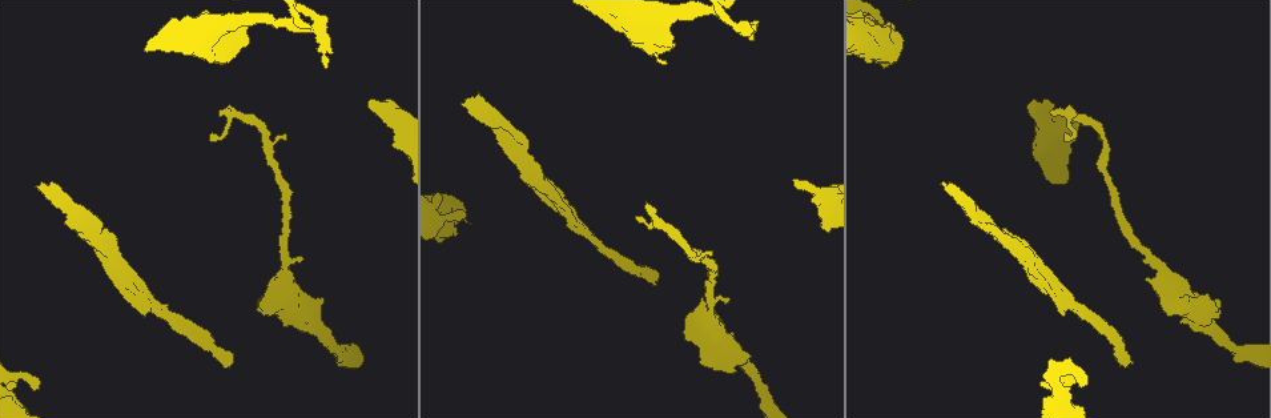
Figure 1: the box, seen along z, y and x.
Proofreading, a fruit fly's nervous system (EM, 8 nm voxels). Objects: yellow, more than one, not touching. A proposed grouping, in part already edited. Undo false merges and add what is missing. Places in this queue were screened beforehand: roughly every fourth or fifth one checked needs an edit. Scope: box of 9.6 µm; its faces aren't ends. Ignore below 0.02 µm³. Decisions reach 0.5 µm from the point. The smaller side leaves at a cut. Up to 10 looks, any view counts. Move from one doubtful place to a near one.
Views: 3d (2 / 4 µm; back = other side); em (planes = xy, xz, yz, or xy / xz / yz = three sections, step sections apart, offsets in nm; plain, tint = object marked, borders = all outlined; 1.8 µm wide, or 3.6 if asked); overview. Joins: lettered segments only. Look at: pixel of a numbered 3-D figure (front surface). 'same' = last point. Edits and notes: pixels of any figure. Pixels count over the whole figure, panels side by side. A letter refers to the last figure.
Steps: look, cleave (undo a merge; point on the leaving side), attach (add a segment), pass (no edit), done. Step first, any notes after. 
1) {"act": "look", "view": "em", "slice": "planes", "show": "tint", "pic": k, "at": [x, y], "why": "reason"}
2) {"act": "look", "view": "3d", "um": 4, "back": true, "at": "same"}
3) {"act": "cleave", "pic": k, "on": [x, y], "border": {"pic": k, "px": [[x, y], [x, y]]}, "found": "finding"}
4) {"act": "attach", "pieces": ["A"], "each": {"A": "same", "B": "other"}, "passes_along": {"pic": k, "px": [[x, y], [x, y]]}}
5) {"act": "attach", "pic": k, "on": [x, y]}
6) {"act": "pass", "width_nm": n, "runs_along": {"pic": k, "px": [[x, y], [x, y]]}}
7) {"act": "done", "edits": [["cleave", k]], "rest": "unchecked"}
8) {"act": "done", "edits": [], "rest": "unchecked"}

{"act": "look", "view": "3d", "um": 2, "pic": 1, "at": [747, 27], "why": "abrupt turn"}

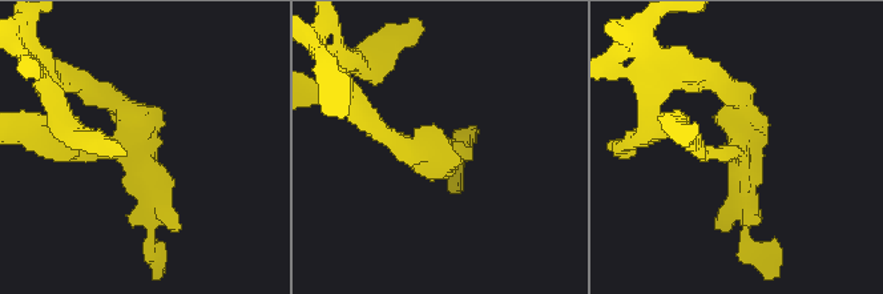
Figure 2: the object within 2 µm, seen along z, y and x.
{"act": "look", "view": "em", "slice": "planes", "show": "borders", "pic": 2, "at": [740, 152]}

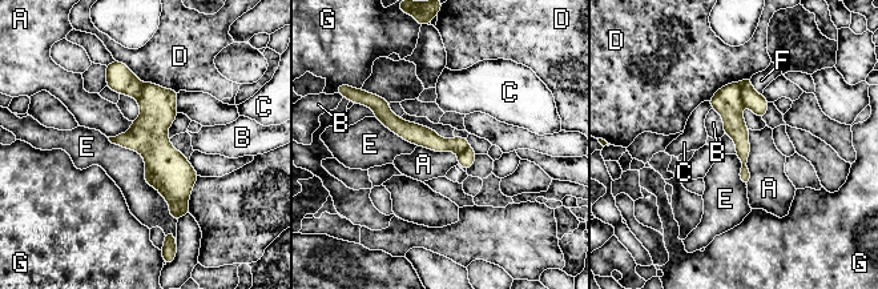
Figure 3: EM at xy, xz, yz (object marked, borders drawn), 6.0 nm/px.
{"act": "cleave", "pic": 3, "on": [174, 208], "each": {"A": "other", "B": "other", "C": "other", "D": "other", "E": "other", "F": "other", "G": "other"}, "part_leaving": {"pic": 3, "px": [[146, 173], [178, 212]]}, "found": "two neurons meet here"}

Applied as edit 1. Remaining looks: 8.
{"act": "look", "view": "overview", "why": "redraw"}

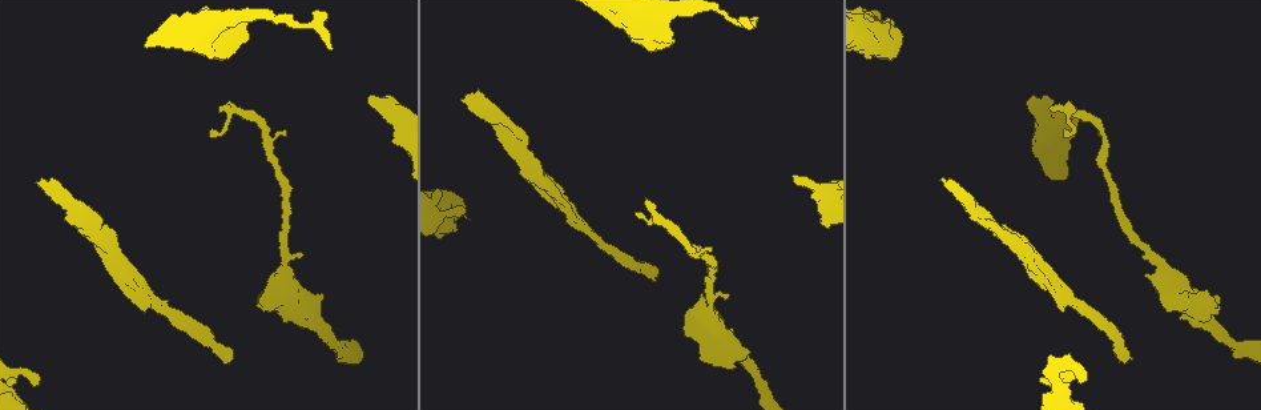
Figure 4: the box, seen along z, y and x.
{"act": "look", "view": "em", "slice": "planes", "show": "tint", "pic": 4, "at": [1040, 113], "why": "sharp bend"}

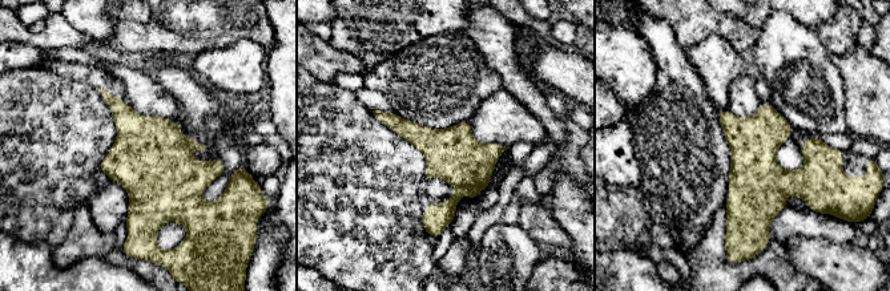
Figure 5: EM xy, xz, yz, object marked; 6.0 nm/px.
{"act": "look", "view": "em", "slice": "planes", "show": "borders", "at": "same"}

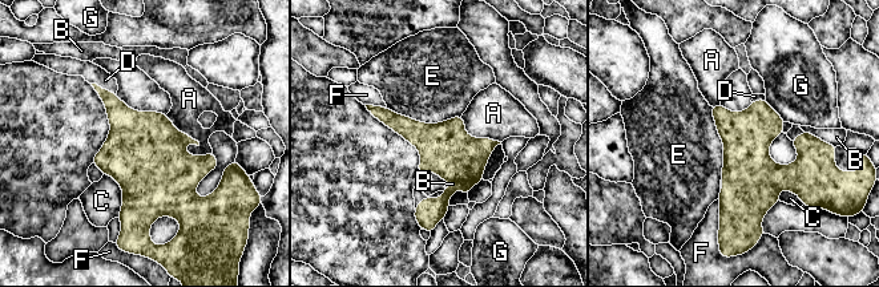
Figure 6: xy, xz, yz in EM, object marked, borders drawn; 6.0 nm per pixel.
{"act": "attach", "pieces": ["D"], "width_nm": 300, "each": {"A": "other", "B": "other", "C": "other", "D": "same", "E": "other", "F": "other", "G": "other"}, "found": "the neuron continues"}

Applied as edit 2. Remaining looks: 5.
{"act": "look", "view": "overview", "why": "see it whole again"}

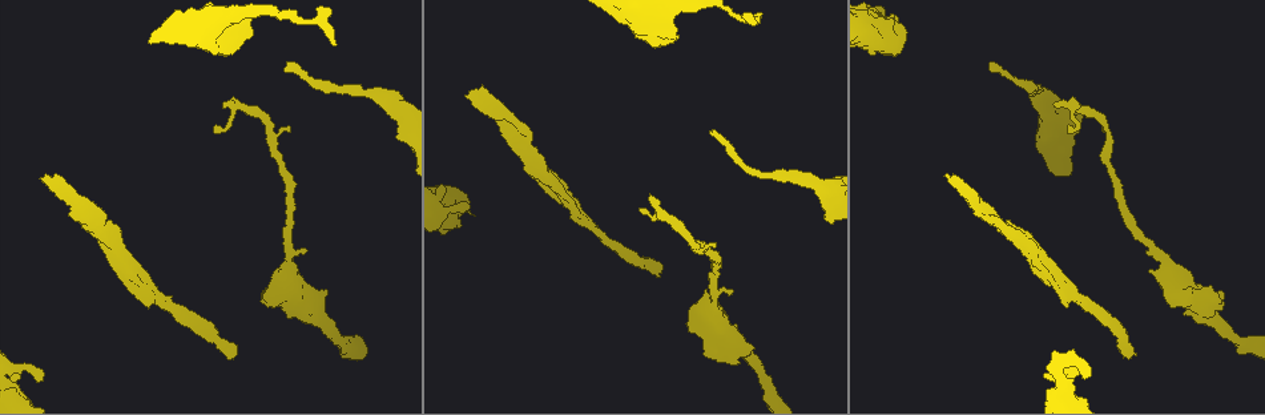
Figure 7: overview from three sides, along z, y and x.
{"act": "look", "view": "em", "slice": "yz", "step": 4, "show": "tint", "pic": 7, "at": [713, 132], "why": "thin end"}

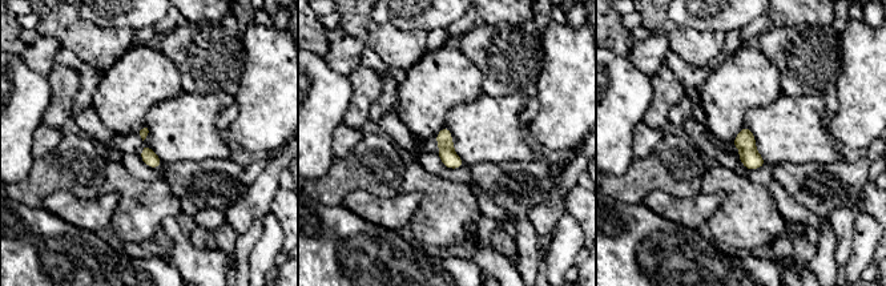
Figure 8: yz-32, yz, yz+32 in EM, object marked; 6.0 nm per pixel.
{"act": "look", "view": "em", "slice": "yz", "step": 4, "show": "borders", "at": "same"}

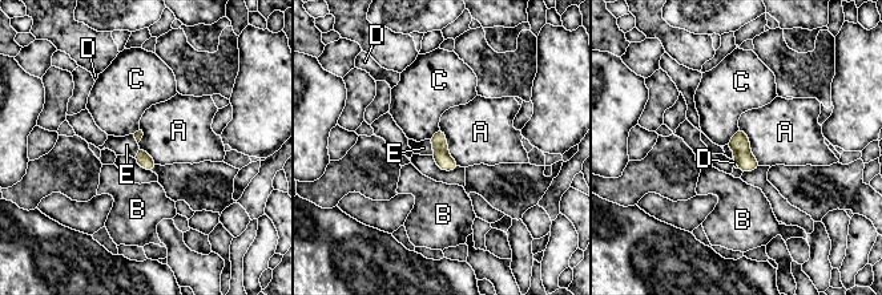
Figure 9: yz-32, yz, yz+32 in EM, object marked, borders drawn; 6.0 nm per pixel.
{"act": "attach", "pieces": ["E"], "each": {"A": "other", "B": "other", "C": "other", "D": "other", "E": "same"}, "passes_along": {"pic": 9, "px": [[442, 157], [433, 146], [423, 148]]}, "found": "it goes on there"}

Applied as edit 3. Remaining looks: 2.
{"act": "look", "view": "em", "slice": "planes", "show": "borders", "pic": 7, "at": [55, 176]}

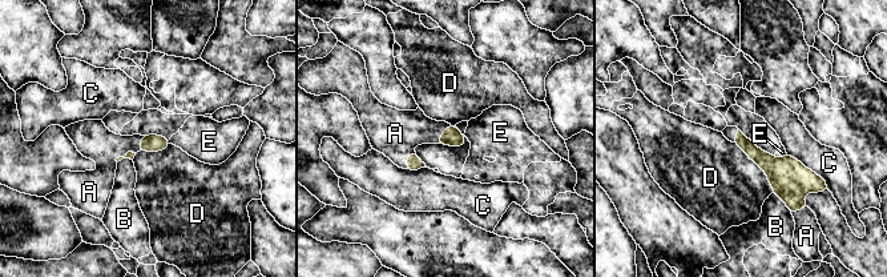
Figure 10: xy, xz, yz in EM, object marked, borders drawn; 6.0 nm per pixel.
{"act": "attach", "pieces": ["A"], "each": {"A": "same", "B": "other", "C": "other", "D": "other", "E": "other"}, "found": "it goes on there"}

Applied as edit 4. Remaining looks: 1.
{"act": "done", "edits": [["cleave", 3], ["attach", 6], ["attach", 9], ["attach", 10]], "rest": "unchecked"}

